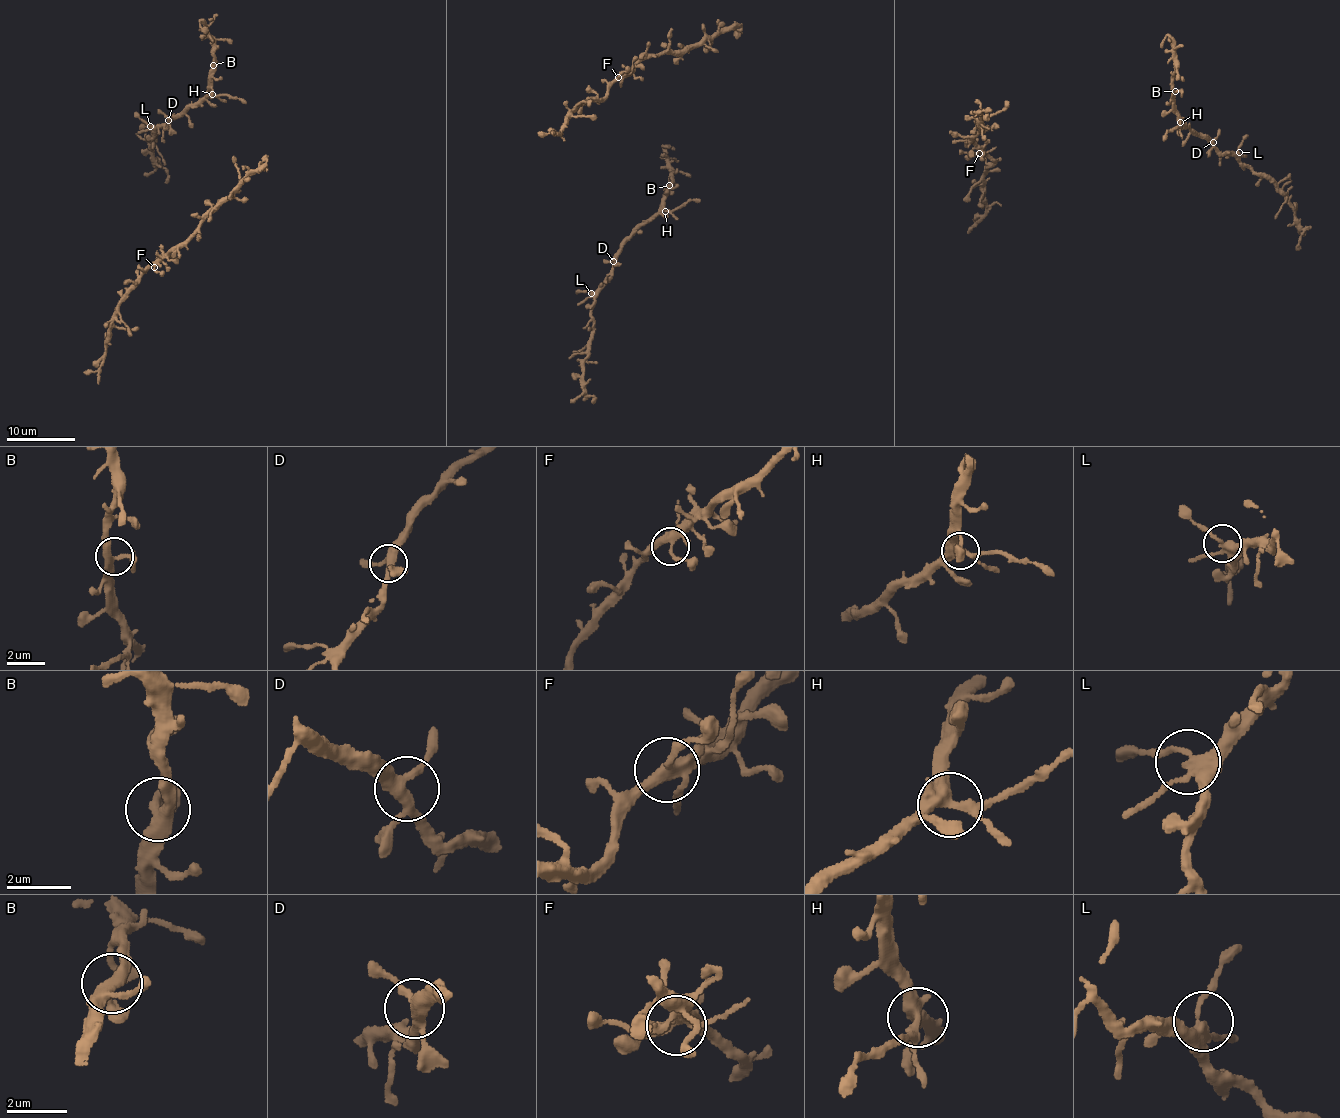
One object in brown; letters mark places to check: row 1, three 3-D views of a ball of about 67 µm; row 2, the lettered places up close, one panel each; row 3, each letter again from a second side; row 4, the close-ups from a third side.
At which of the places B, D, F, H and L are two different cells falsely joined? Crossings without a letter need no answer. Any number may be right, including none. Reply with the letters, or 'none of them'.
H

